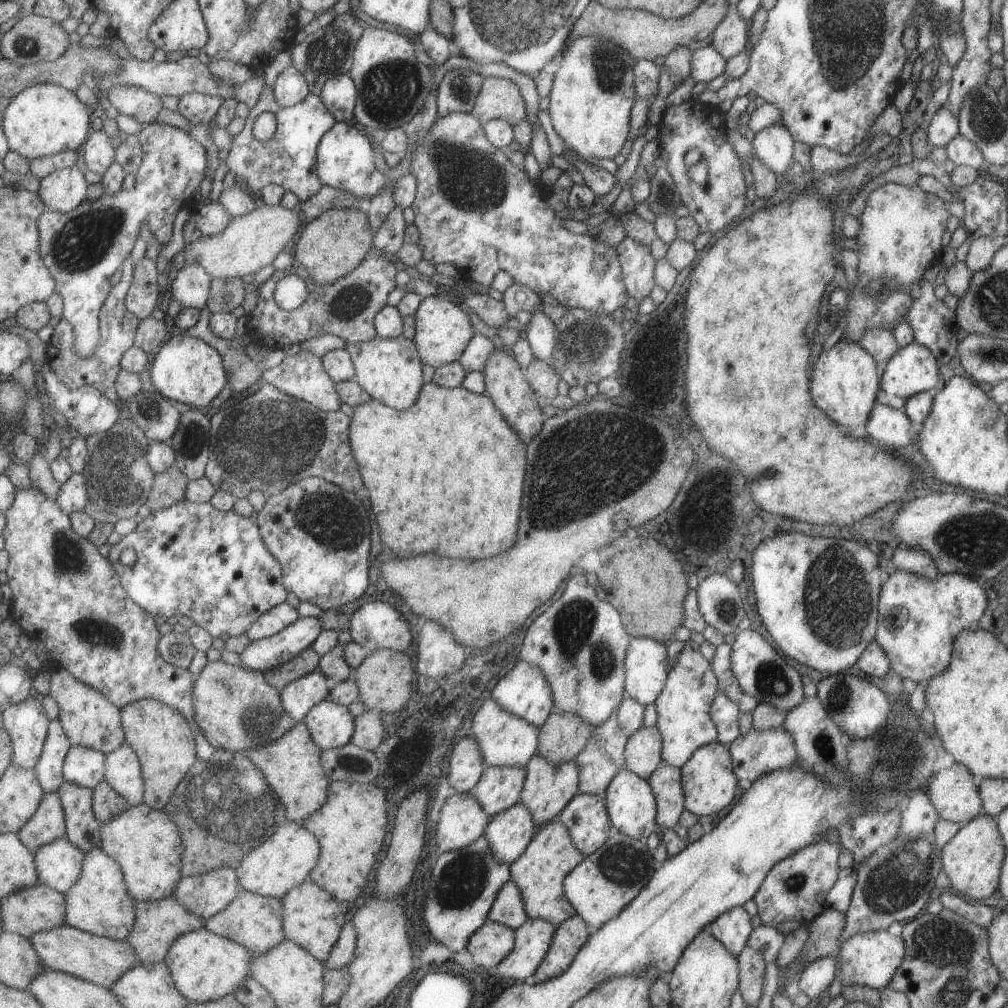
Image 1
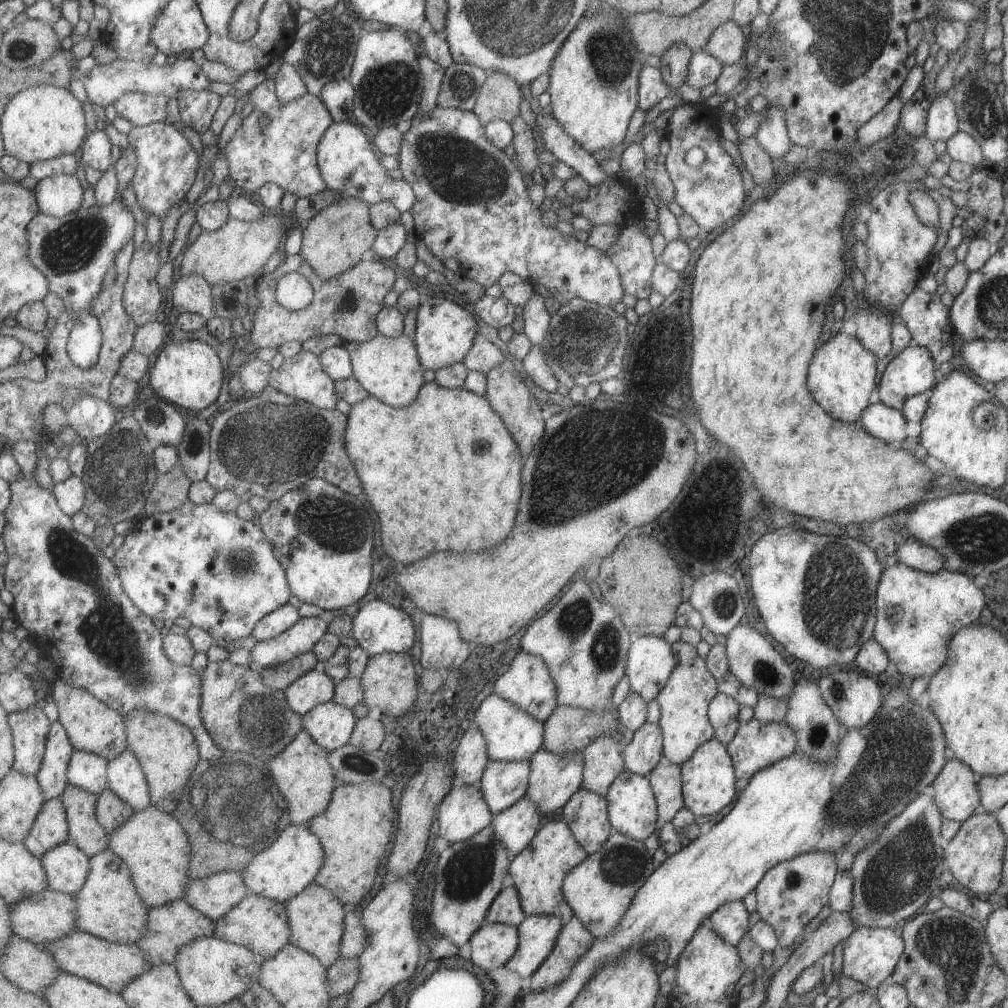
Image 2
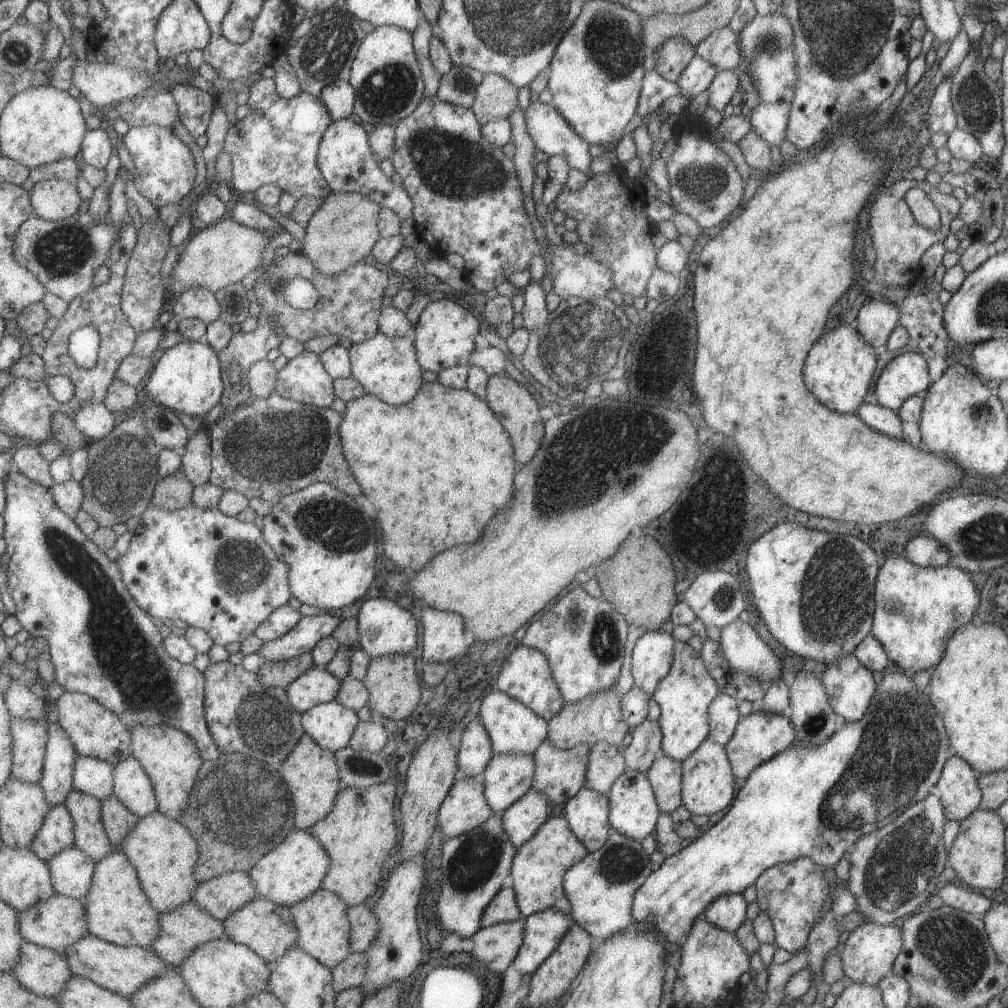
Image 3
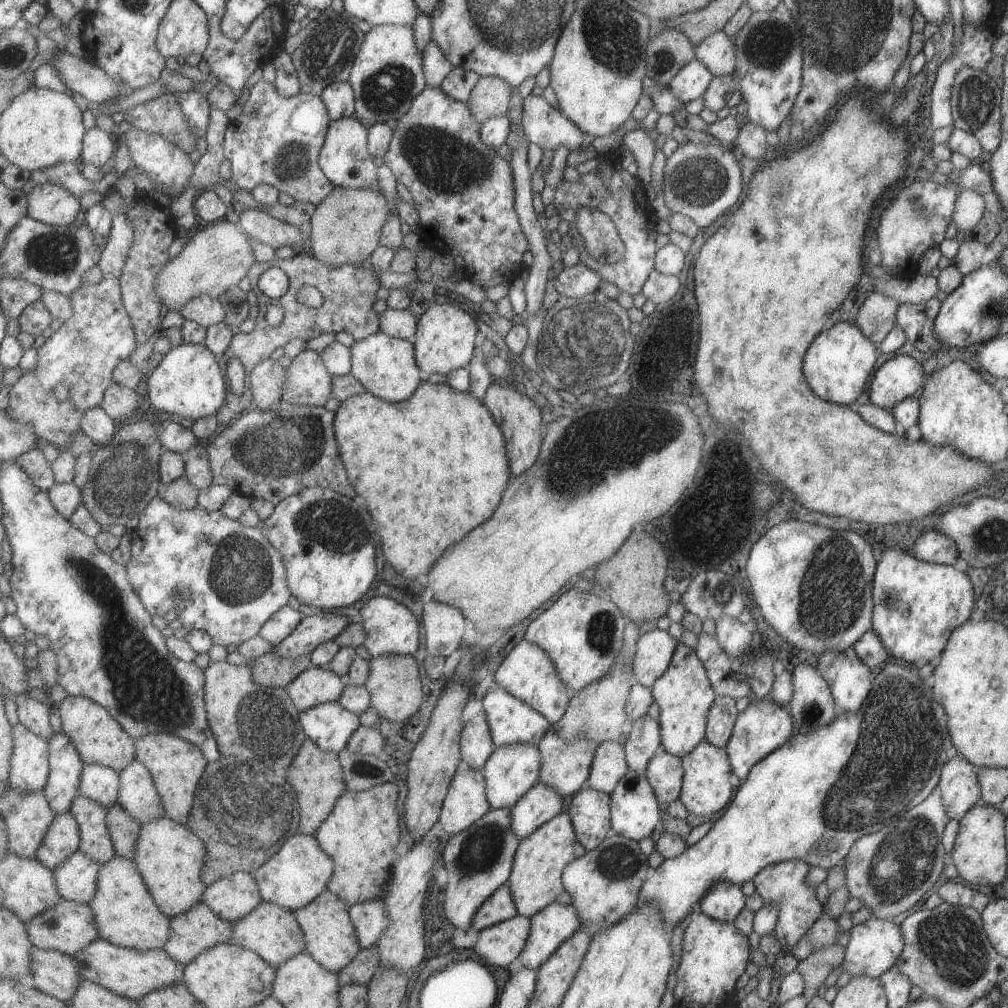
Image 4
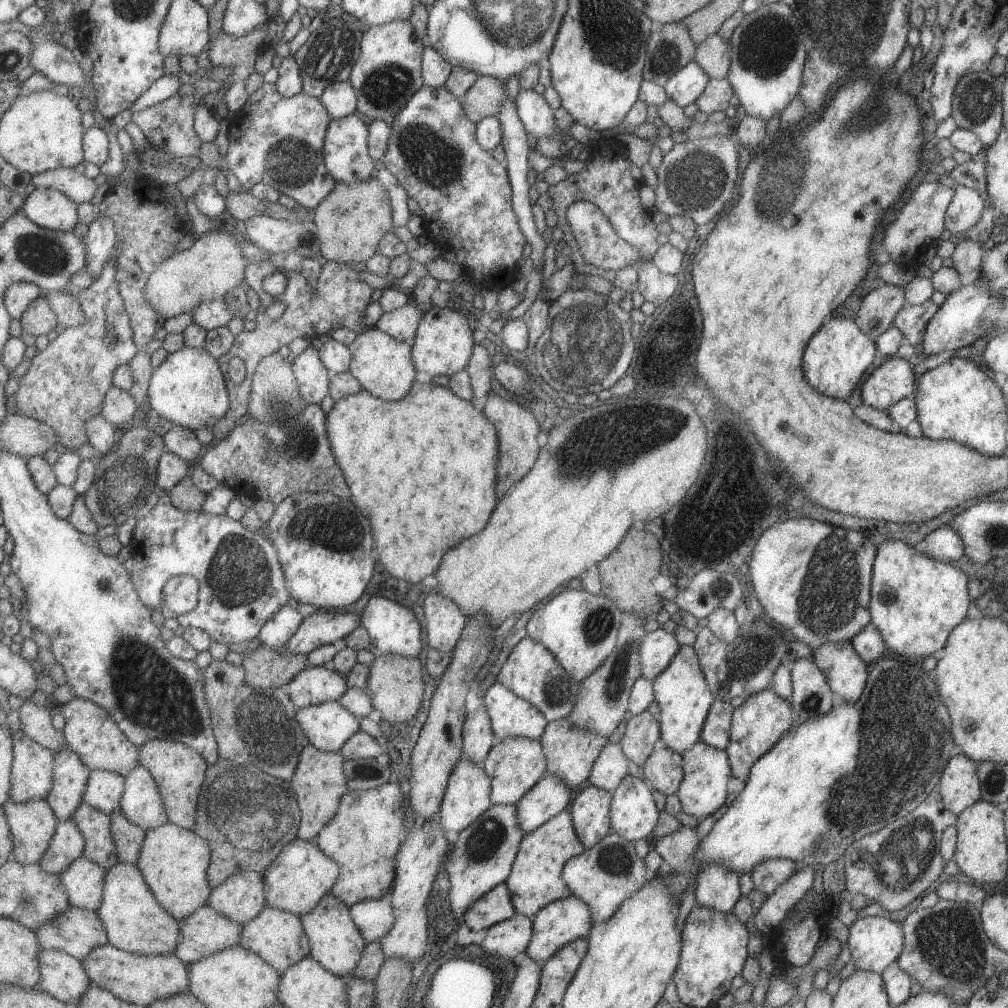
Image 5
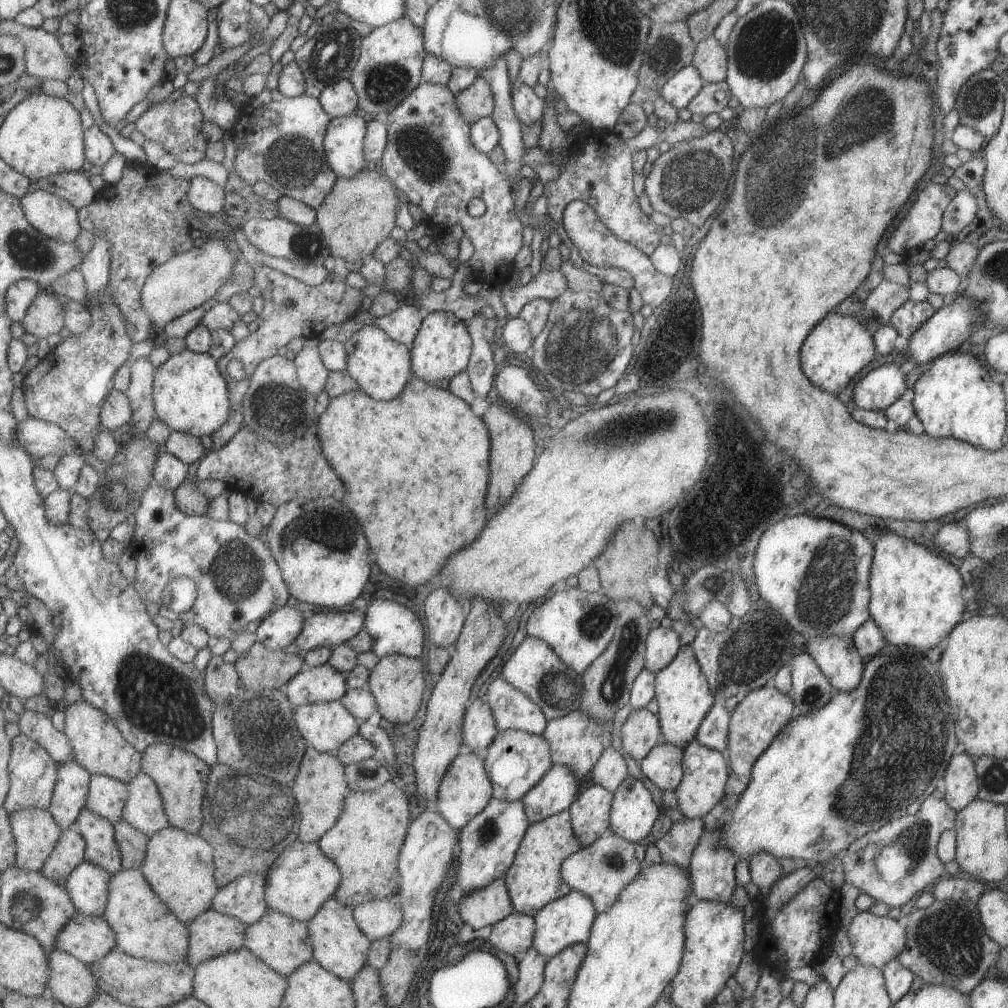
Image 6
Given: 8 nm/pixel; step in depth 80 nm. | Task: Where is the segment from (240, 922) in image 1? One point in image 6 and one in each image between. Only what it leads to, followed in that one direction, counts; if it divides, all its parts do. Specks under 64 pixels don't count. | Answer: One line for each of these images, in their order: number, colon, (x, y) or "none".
2: (261, 924)
3: (268, 928)
4: (273, 931)
5: (279, 936)
6: (285, 943)

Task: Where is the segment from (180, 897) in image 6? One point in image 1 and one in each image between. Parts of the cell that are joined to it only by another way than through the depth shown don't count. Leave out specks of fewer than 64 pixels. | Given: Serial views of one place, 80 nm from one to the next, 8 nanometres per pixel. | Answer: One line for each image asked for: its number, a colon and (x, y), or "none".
1: (147, 844)
2: (154, 844)
3: (165, 852)
4: (171, 857)
5: (175, 860)

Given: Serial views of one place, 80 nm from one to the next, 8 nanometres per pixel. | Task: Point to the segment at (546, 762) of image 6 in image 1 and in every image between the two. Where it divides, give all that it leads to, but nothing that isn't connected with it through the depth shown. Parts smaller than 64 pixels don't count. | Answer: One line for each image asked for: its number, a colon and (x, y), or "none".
1: (499, 788)
2: (503, 783)
3: (508, 777)
4: (510, 770)
5: (514, 765)

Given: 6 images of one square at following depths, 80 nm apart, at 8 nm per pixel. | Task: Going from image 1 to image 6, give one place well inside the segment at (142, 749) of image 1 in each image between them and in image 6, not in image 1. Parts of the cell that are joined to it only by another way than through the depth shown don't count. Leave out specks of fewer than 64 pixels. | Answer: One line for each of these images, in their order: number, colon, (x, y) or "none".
2: (168, 751)
3: (173, 760)
4: (178, 766)
5: (180, 770)
6: (182, 777)

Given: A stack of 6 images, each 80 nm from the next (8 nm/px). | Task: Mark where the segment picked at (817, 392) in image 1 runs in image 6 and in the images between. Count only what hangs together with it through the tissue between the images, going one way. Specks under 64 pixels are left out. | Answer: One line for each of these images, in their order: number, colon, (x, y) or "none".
2: (842, 371)
3: (838, 371)
4: (836, 365)
5: (837, 353)
6: (838, 346)

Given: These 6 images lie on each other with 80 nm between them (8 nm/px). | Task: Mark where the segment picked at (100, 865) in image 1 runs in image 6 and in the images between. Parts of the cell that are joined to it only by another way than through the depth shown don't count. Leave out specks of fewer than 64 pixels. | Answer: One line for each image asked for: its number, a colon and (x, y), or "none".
2: (109, 907)
3: (119, 910)
4: (127, 914)
5: (137, 922)
6: (145, 926)

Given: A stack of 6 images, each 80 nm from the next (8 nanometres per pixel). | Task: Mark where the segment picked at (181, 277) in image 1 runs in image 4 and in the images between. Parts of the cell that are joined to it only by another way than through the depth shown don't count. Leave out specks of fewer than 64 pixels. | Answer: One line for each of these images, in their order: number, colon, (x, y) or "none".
2: (193, 293)
3: (198, 302)
4: (205, 310)

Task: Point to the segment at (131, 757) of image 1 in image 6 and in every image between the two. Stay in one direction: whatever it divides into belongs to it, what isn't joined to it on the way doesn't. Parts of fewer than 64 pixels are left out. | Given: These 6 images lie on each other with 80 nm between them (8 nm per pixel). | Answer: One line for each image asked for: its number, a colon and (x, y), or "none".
2: (127, 778)
3: (133, 786)
4: (139, 796)
5: (143, 803)
6: (145, 809)

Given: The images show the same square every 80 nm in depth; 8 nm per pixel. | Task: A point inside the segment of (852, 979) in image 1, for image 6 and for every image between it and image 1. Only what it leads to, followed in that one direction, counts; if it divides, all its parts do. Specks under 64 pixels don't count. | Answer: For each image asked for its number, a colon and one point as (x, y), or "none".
2: (870, 955)
3: (869, 951)
4: (874, 945)
5: (874, 942)
6: (875, 940)

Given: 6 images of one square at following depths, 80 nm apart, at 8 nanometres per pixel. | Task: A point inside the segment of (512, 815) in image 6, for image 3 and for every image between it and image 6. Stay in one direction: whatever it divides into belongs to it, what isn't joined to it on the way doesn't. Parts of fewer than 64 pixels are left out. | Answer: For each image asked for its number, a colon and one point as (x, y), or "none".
3: (473, 866)
4: (478, 860)
5: (482, 857)

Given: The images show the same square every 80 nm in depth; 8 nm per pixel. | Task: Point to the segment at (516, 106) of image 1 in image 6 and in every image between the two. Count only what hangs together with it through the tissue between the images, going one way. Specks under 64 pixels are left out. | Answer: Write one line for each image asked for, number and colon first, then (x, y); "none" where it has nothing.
2: (500, 98)
3: (495, 97)
4: (491, 97)
5: (483, 99)
6: (476, 101)

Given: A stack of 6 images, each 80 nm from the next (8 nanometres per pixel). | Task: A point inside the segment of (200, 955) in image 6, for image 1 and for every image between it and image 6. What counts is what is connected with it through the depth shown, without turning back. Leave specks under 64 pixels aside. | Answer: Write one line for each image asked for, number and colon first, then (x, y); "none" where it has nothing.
1: (159, 923)
2: (172, 926)
3: (191, 926)
4: (199, 929)
5: (208, 931)

